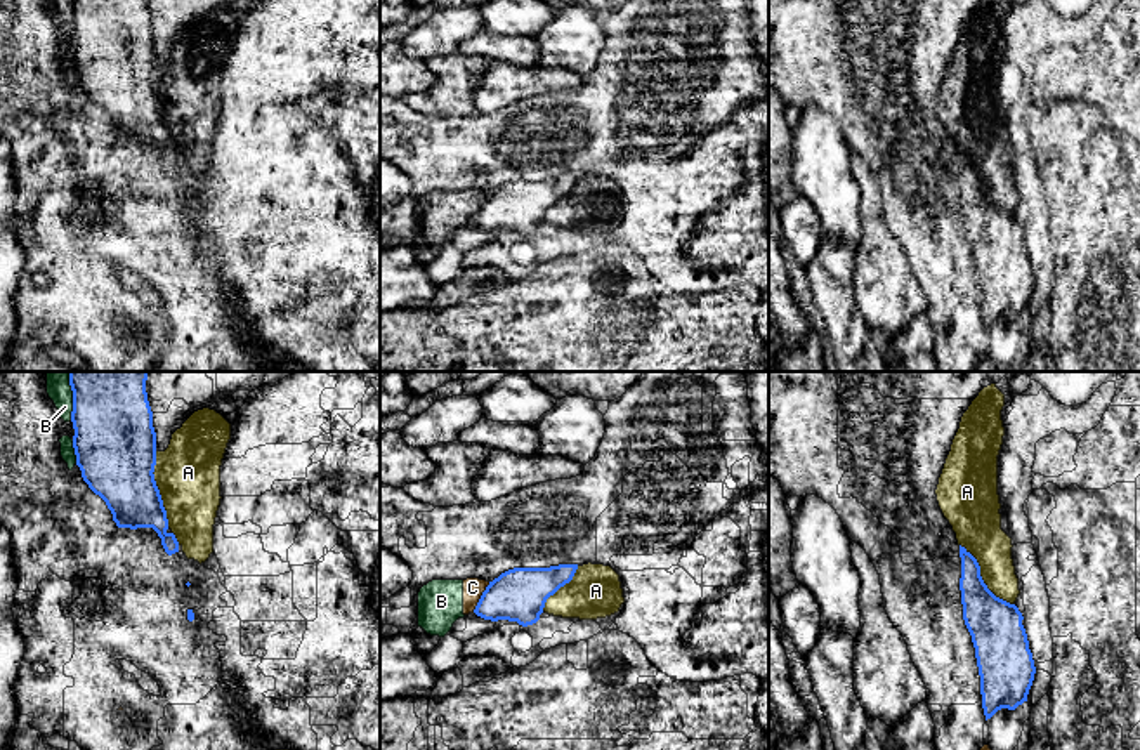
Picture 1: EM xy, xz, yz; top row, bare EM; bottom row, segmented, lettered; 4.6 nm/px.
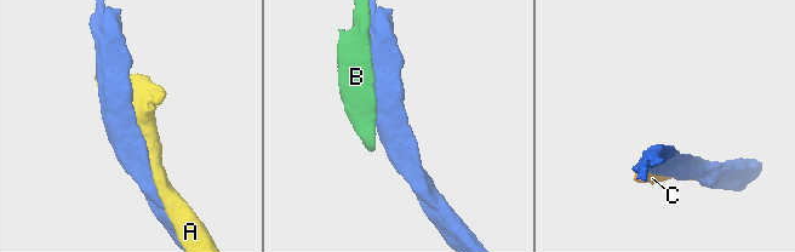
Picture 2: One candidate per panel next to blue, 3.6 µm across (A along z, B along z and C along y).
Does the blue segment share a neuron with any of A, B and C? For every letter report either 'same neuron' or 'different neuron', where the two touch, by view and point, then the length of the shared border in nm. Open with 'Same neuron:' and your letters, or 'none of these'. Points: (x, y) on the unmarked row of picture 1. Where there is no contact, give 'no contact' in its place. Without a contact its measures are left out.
Same neuron: none of these
A: different neuron | xy (158, 101) | 360 nm
B: different neuron | xy (73, 16) | 140 nm
C: different neuron | xz (481, 209) | 170 nm

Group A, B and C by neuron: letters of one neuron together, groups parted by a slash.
A / B C

